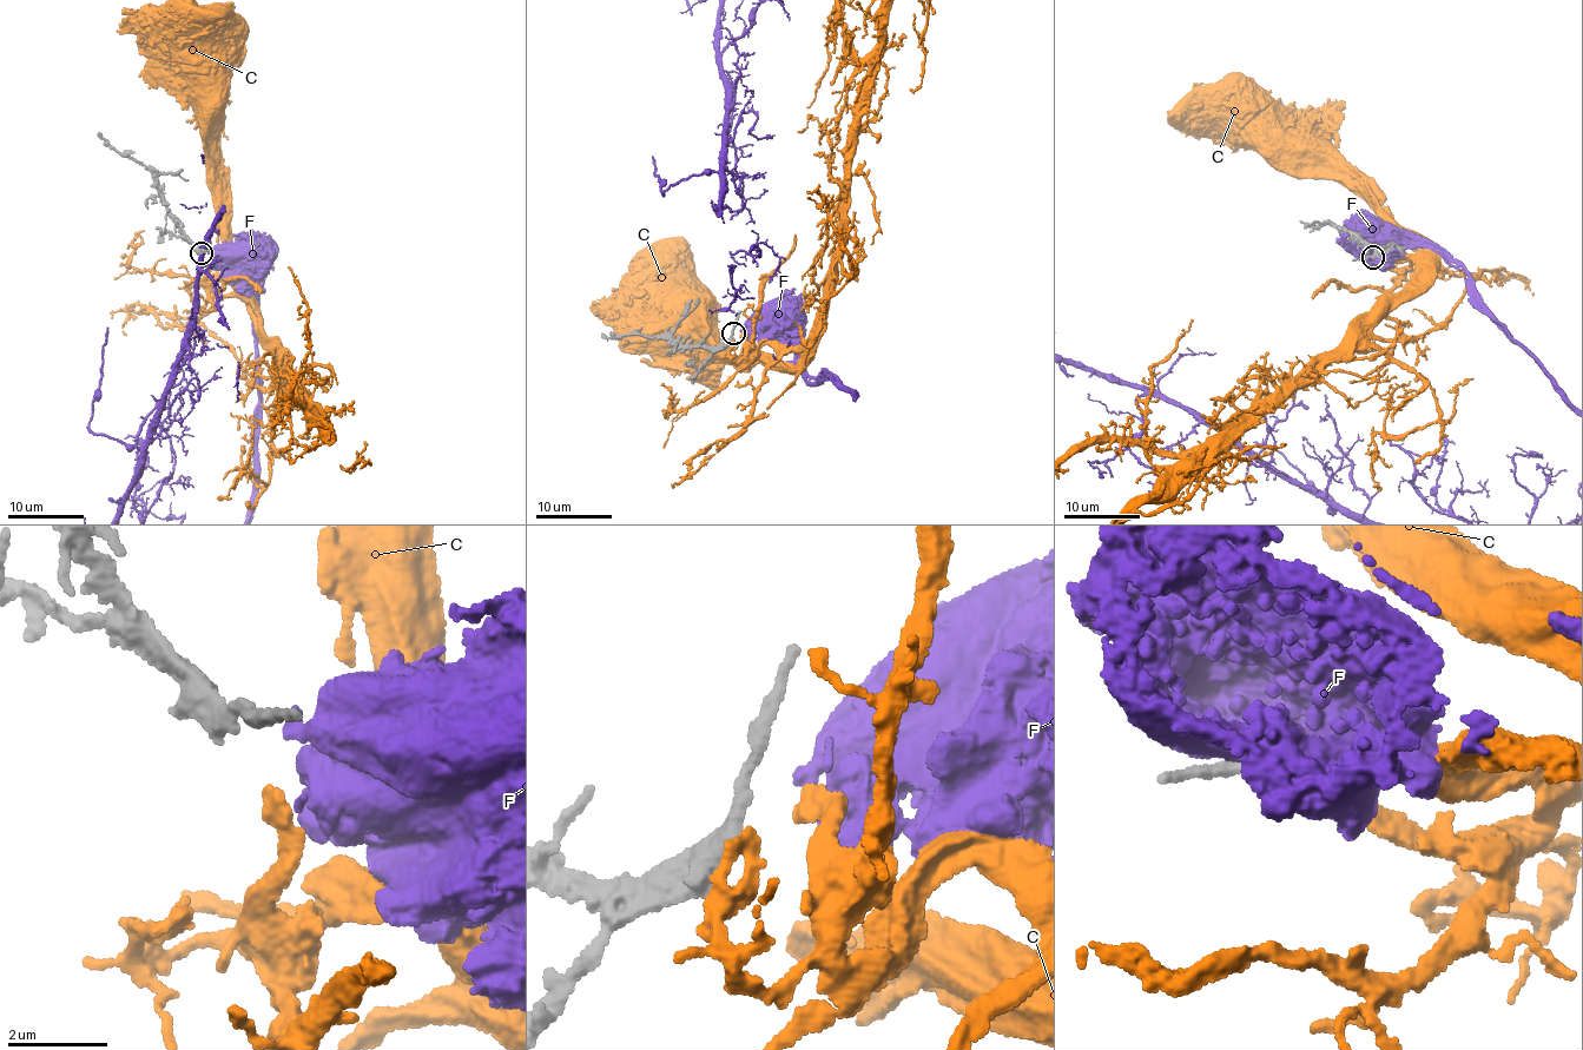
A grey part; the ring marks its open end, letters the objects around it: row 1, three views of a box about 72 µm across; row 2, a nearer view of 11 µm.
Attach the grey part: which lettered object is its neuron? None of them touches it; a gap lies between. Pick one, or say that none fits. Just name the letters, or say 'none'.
C

